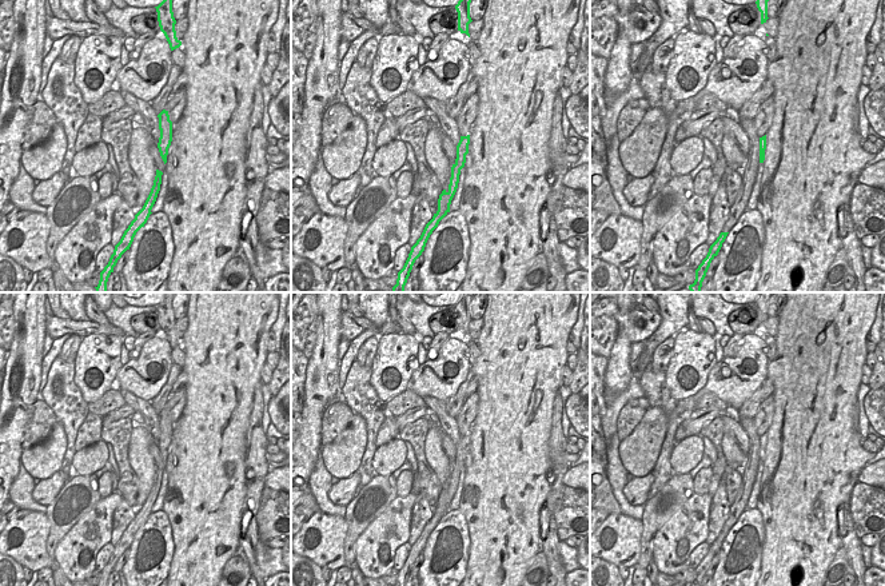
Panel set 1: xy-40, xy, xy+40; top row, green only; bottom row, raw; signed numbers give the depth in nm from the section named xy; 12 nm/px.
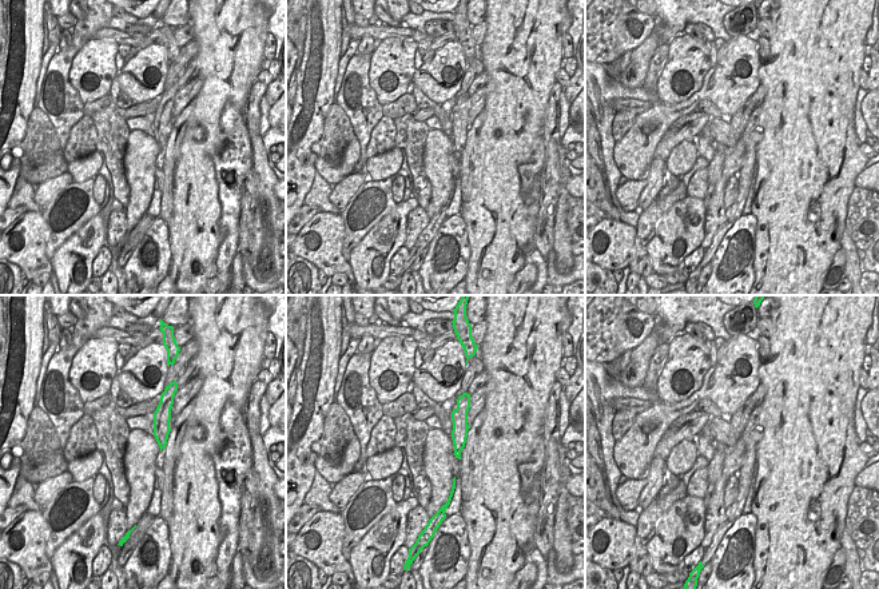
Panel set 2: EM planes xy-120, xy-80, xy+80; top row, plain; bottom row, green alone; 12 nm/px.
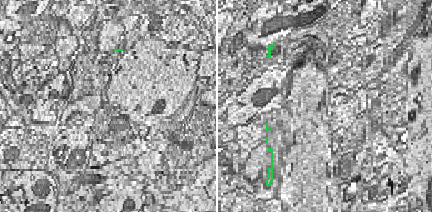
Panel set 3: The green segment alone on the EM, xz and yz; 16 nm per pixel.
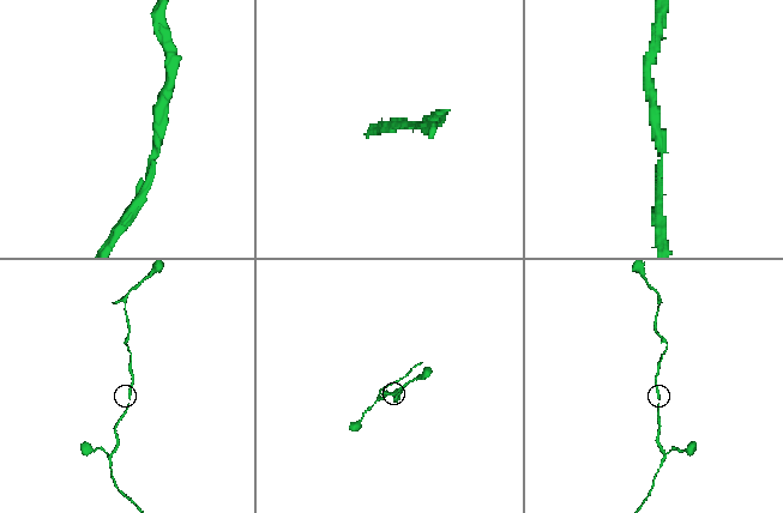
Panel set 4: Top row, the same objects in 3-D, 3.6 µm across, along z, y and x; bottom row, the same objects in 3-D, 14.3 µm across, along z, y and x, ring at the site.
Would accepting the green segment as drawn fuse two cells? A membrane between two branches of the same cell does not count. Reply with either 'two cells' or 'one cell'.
one cell

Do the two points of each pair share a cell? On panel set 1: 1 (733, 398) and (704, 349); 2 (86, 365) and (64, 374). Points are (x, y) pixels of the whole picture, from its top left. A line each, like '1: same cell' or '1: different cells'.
1: different cells
2: different cells

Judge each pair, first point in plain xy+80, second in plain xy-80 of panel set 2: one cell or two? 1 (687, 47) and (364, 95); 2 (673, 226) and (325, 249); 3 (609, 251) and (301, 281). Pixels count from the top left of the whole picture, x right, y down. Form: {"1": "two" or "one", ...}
{"1": "two", "2": "two", "3": "two"}

